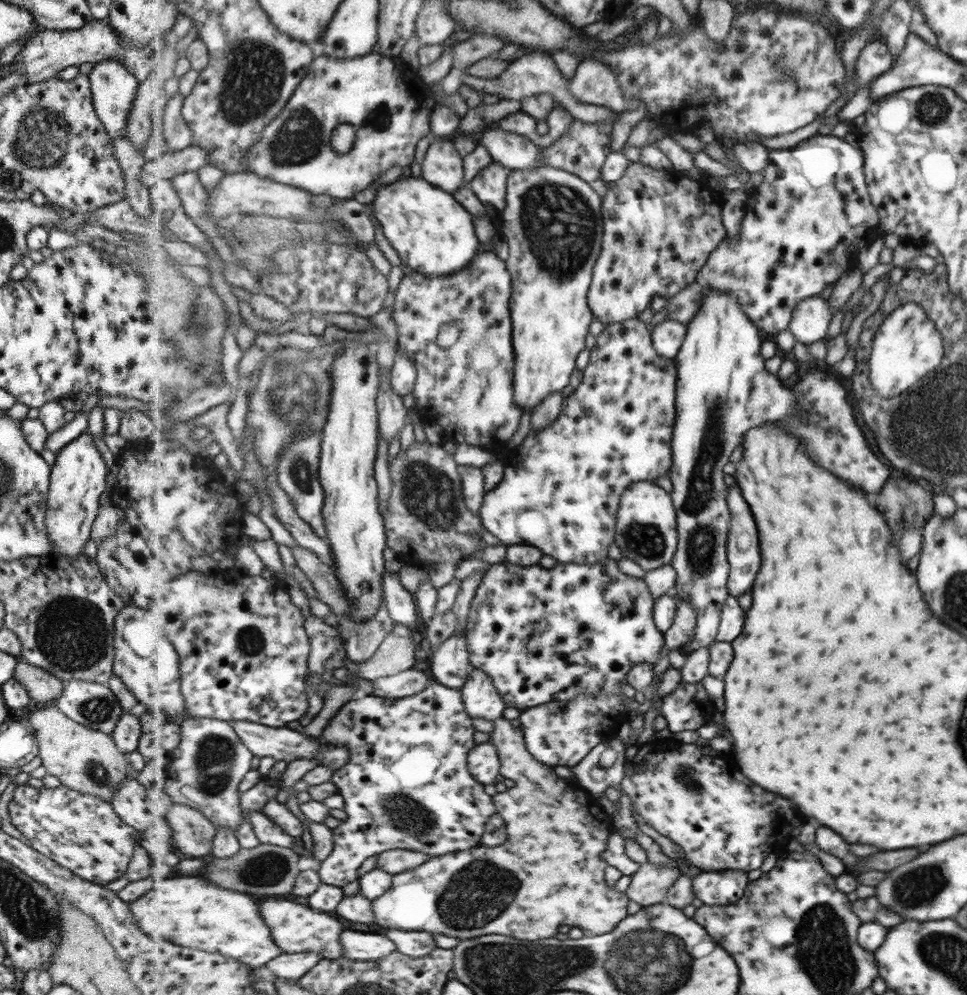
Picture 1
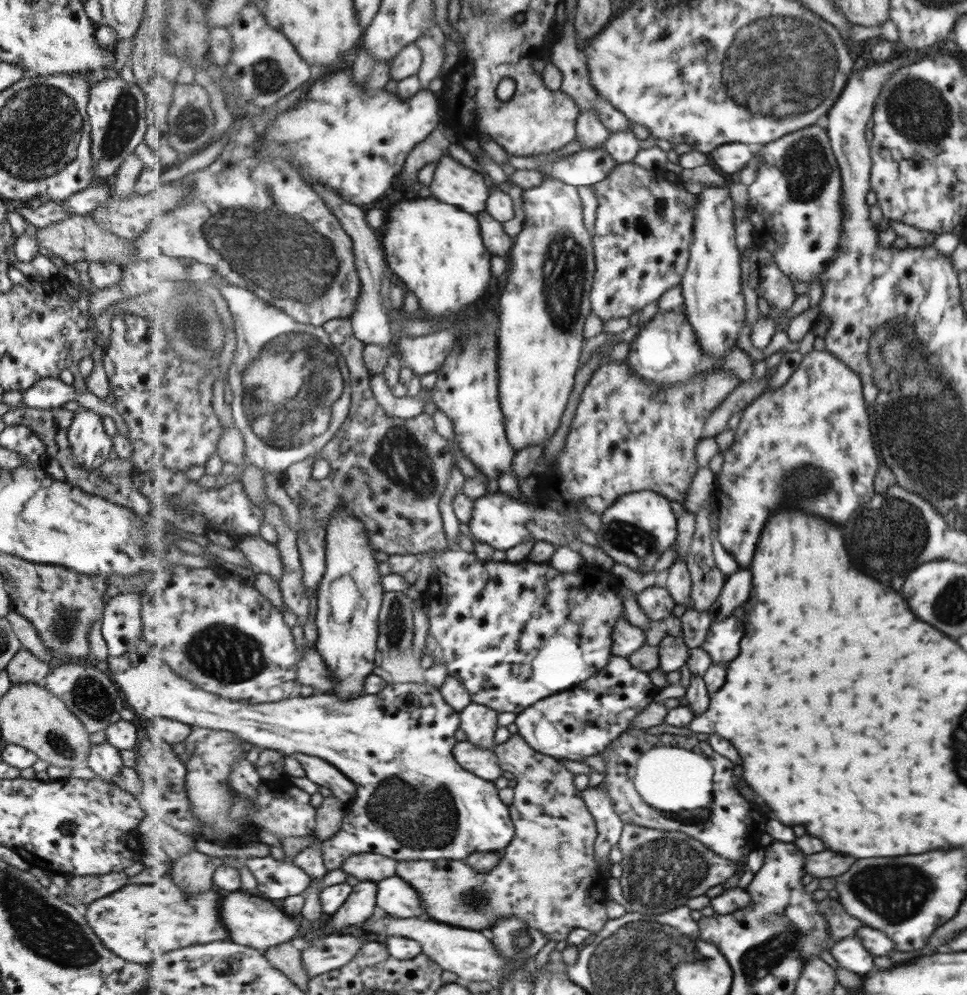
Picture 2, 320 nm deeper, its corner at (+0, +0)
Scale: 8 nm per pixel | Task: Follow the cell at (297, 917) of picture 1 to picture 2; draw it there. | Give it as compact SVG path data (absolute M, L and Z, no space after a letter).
M231 891L229 896L223 898L221 916L231 934L231 941L241 942L243 946L250 946L262 952L266 952L269 947L296 940L295 936L299 934L298 919L285 913L279 902L273 902L256 892Z

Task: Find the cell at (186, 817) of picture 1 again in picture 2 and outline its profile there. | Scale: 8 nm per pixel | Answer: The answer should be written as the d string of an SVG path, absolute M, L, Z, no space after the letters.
M195 850L179 861L166 864L173 874L173 882L177 882L185 894L203 894L215 886L214 874L224 862Z

